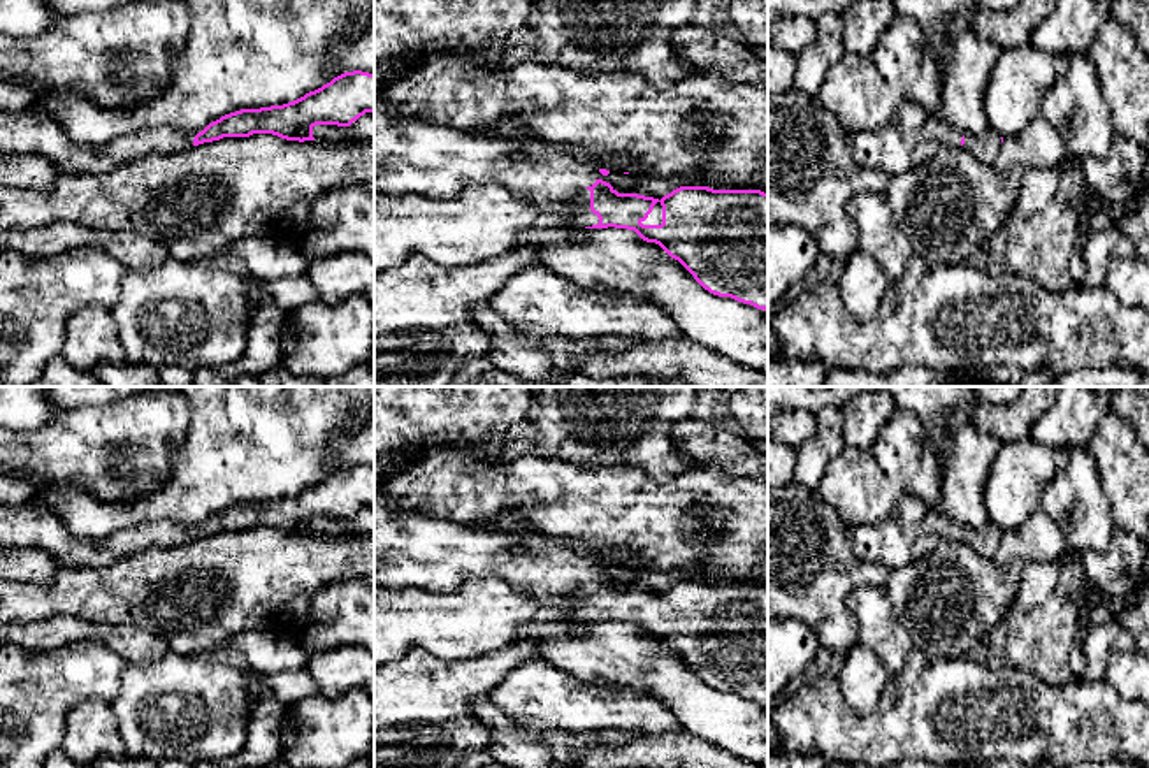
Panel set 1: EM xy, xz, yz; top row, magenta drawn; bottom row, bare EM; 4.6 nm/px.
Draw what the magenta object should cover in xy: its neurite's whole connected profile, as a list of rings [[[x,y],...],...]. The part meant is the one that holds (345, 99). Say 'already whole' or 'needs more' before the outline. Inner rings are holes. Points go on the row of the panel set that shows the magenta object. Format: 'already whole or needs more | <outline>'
needs more | [[[362,70],[344,72],[283,105],[225,114],[202,132],[144,128],[102,146],[74,141],[51,114],[30,104],[18,112],[0,109],[0,153],[40,155],[63,174],[107,172],[148,155],[177,153],[223,137],[272,134],[286,141],[314,141],[316,125],[350,127],[365,112],[374,112],[374,74]]]

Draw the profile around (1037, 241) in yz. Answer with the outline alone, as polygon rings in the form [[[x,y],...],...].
[[[1065,156],[1052,169],[1026,169],[1010,220],[984,246],[979,262],[993,257],[1049,292],[1077,286],[1068,269],[1079,244],[1073,204],[1088,188],[1082,162],[1075,158]]]

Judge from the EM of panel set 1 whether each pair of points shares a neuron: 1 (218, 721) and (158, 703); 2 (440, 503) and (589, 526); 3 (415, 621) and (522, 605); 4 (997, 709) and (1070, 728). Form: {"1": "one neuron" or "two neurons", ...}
{"1": "one neuron", "2": "one neuron", "3": "one neuron", "4": "one neuron"}

